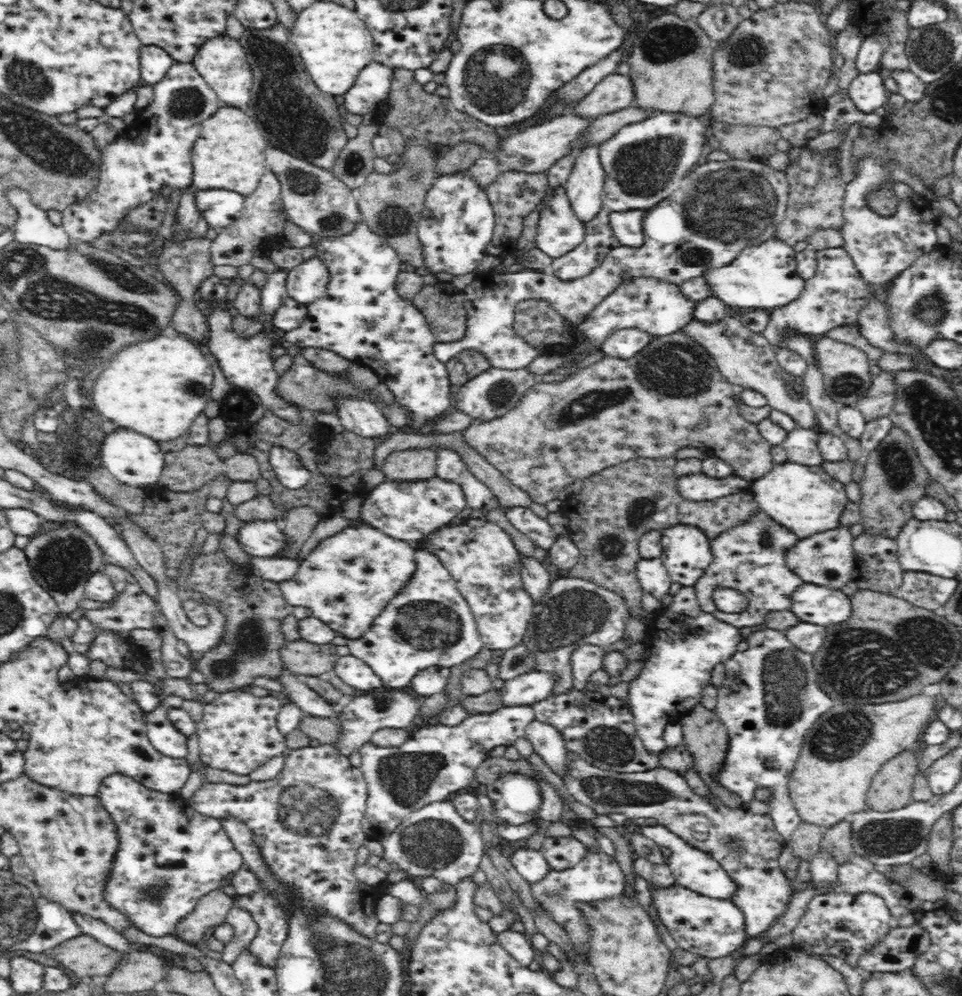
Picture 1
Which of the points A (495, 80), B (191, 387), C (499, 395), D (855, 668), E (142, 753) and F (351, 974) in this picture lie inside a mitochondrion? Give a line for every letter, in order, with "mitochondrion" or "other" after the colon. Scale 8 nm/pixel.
A: mitochondrion
B: mitochondrion
C: mitochondrion
D: mitochondrion
E: other
F: mitochondrion

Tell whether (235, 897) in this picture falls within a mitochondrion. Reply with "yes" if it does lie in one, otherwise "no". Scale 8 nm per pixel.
no

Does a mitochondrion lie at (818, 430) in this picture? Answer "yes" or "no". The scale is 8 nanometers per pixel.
no

